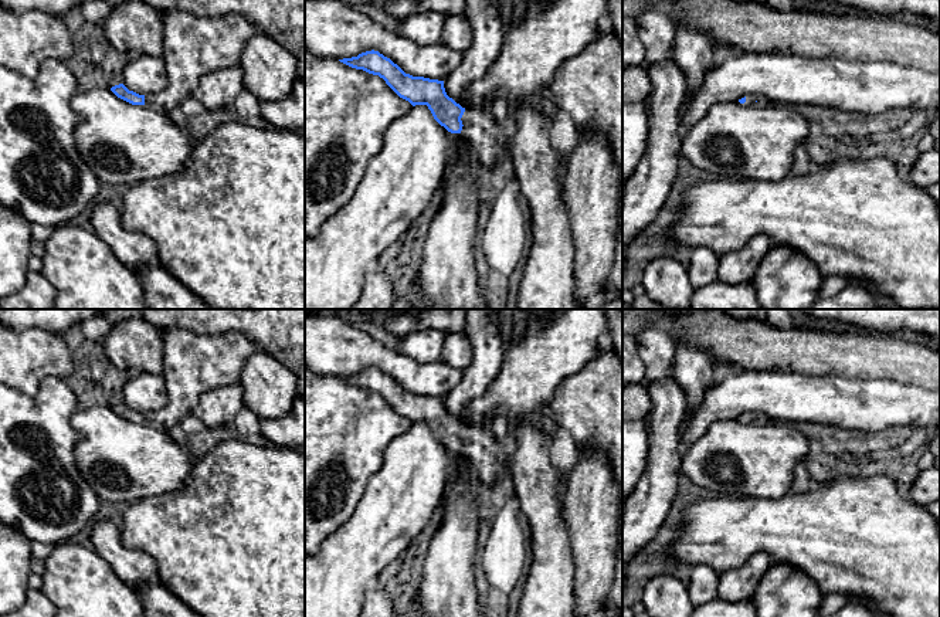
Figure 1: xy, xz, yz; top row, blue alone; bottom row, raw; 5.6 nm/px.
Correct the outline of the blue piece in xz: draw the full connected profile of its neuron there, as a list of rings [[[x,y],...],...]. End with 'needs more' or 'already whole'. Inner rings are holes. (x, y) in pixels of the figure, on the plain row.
[[[366,369],[357,374],[339,377],[340,380],[379,393],[403,417],[413,424],[427,423],[434,437],[451,451],[459,451],[469,458],[481,481],[495,485],[509,461],[500,441],[489,428],[466,428],[444,406],[444,399],[405,391],[390,376],[379,369]]]; needs more

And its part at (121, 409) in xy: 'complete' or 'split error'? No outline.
split error

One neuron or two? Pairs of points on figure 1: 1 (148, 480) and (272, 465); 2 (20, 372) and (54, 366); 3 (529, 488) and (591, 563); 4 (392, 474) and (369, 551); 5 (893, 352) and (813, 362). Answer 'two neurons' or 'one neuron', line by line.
1: two neurons
2: one neuron
3: two neurons
4: one neuron
5: one neuron

